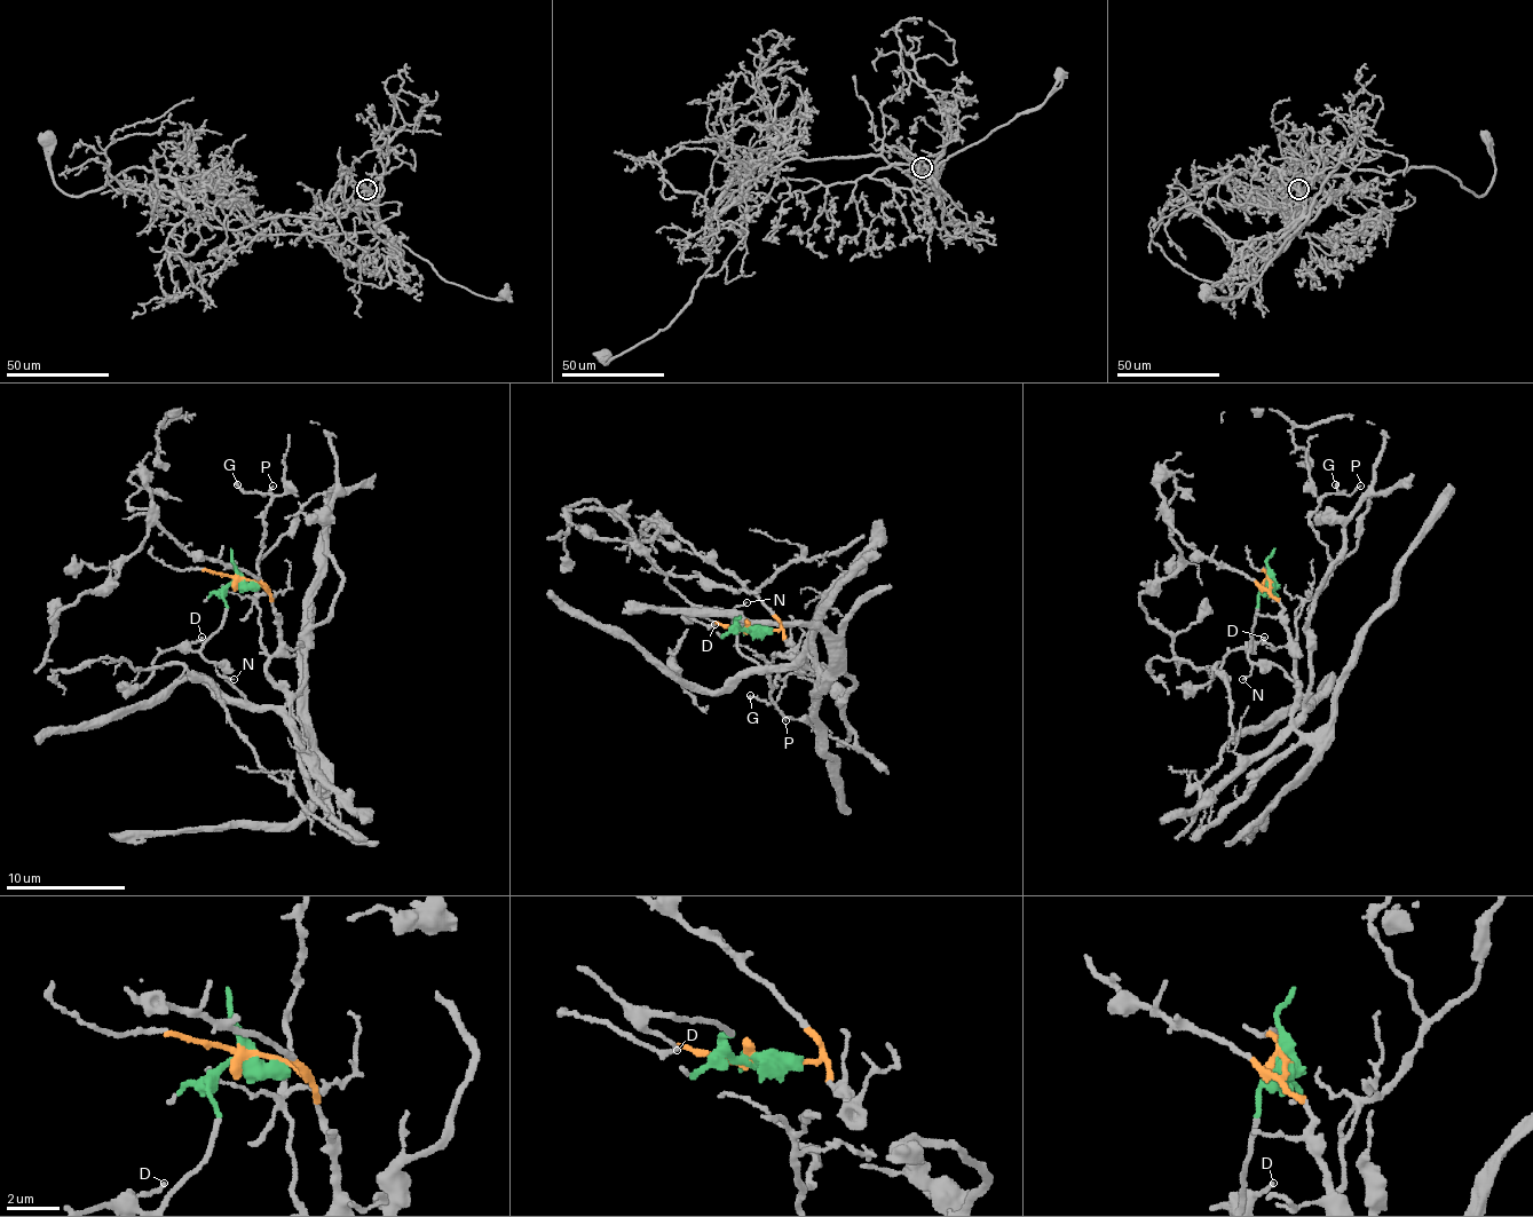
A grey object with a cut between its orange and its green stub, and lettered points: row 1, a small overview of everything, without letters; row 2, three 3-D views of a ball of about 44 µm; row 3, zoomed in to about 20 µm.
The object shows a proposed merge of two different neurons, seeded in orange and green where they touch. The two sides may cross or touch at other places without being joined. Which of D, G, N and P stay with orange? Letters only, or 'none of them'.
G, P

